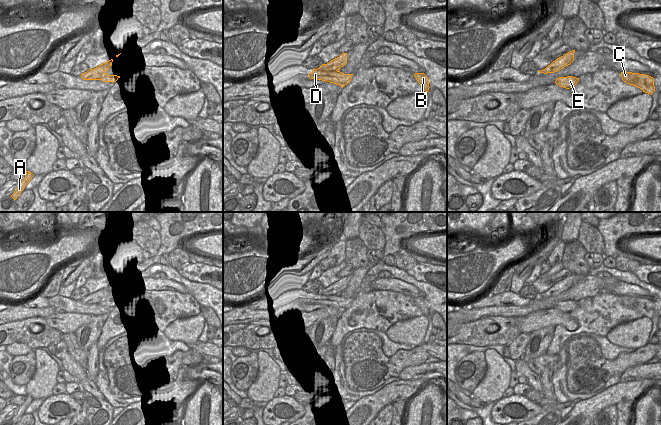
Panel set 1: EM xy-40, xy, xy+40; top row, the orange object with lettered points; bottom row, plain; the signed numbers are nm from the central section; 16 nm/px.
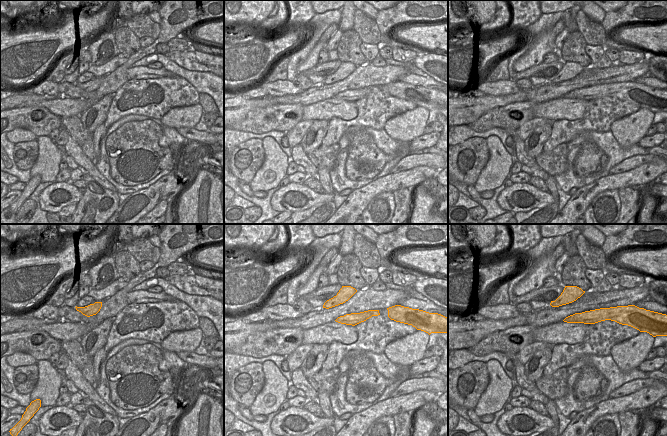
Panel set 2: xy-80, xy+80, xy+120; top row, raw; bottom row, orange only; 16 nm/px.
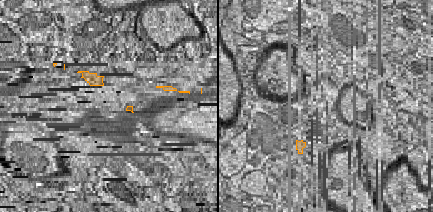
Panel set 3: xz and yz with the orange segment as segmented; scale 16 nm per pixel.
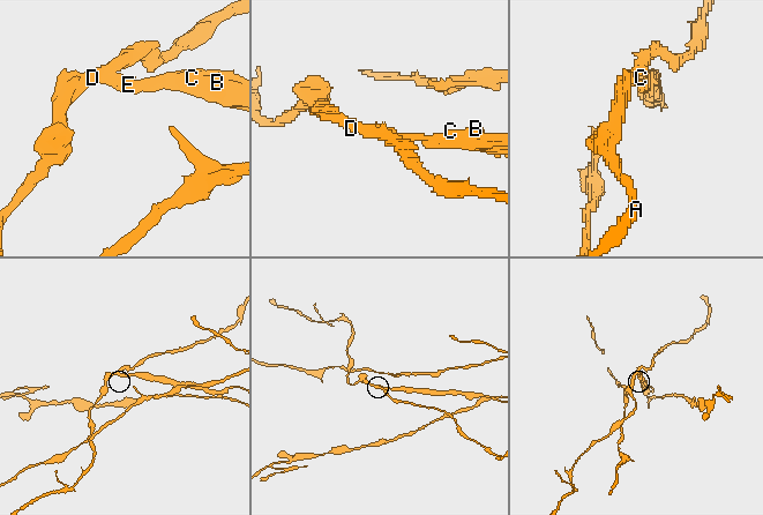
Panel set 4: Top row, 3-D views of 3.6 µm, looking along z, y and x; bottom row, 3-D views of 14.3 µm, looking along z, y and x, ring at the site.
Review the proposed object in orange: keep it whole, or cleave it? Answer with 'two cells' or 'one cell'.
two cells

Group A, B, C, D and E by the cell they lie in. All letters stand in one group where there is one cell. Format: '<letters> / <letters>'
A / B C D E

